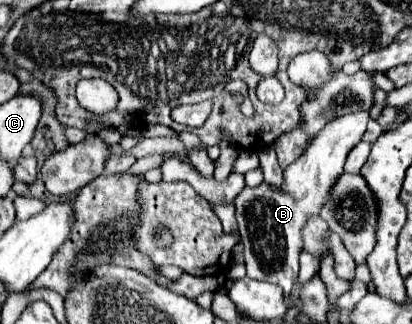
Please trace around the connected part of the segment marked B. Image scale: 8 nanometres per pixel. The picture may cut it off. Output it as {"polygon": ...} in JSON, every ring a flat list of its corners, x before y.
{"polygon":[[357,111,347,115,337,115,309,141,303,155,291,163,285,171,285,183,281,189,261,183,259,187,245,187,235,199,235,217,239,225,241,243,245,247,245,265,251,279,261,279,283,287,285,297,289,297,293,283,299,273,299,253,303,249,301,227,307,215,317,215,327,191,335,179,343,173,347,153,361,141,369,112]]}

